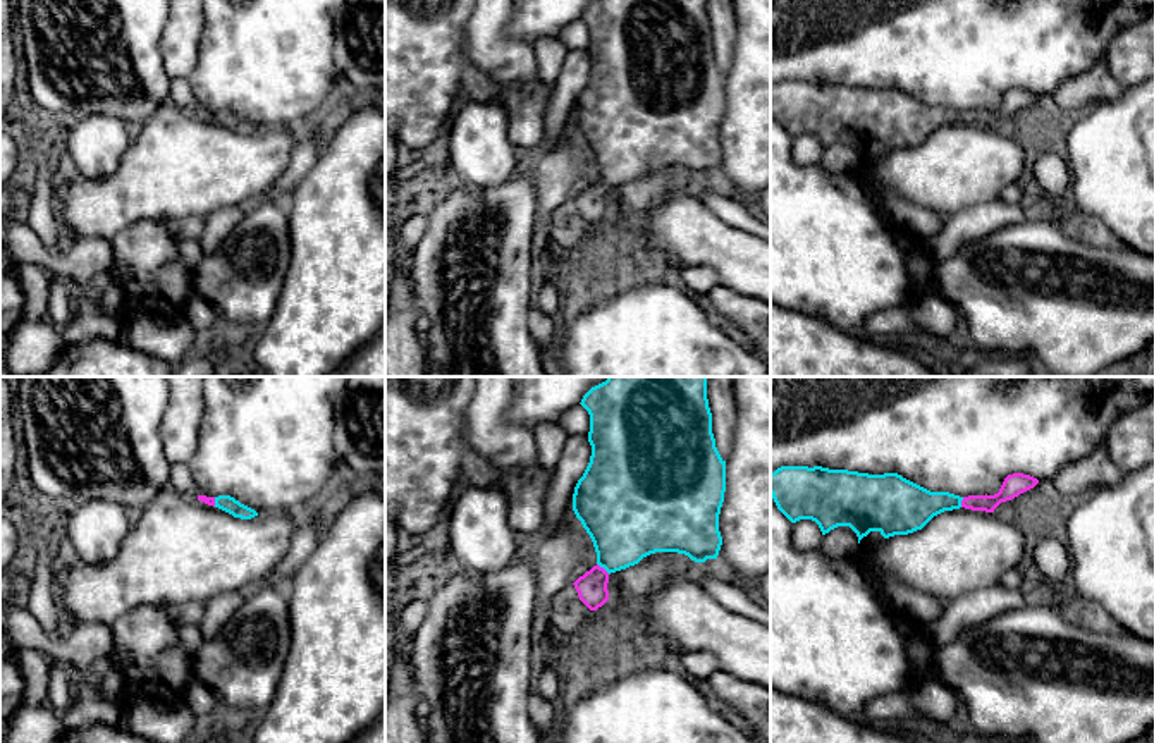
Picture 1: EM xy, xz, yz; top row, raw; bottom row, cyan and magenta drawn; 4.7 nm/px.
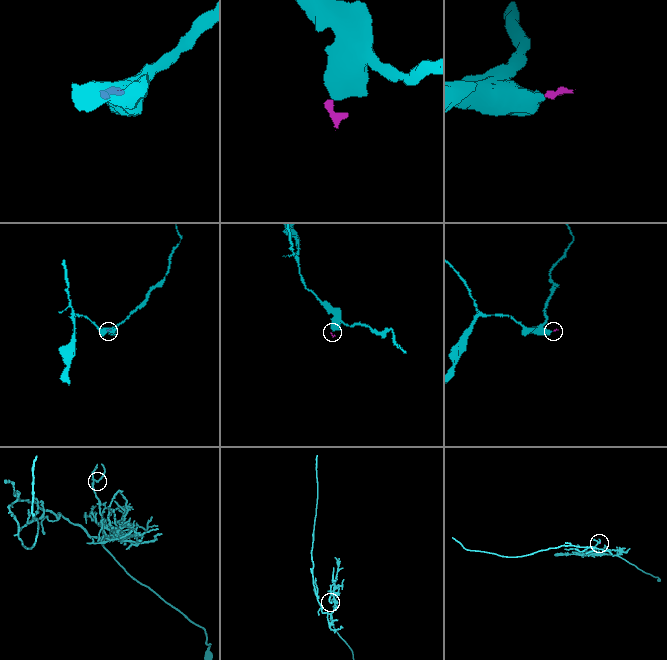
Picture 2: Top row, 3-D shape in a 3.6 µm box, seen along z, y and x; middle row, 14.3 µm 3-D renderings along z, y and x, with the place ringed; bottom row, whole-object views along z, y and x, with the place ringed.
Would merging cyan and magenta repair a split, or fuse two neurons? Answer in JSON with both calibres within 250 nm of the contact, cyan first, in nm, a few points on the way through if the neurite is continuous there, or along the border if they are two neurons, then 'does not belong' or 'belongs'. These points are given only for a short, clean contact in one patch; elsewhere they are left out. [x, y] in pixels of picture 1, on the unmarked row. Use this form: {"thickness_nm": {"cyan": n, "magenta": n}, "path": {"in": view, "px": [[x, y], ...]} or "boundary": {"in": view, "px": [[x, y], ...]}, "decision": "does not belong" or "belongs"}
{"thickness_nm": {"cyan": 380, "magenta": 140}, "path": {"in": "xz", "px": [[626, 135], [604, 183], [592, 202]]}, "decision": "belongs"}

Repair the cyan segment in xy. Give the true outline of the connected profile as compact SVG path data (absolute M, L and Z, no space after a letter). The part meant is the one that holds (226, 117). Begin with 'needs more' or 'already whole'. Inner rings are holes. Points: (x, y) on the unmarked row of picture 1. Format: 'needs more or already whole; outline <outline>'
needs more; outline M198 110L198 115L218 122L229 129L232 129L234 132L241 132L241 134L251 134L255 131L258 131L258 127L244 119L241 119L239 115L236 115L230 110L218 110L218 112L206 112L206 110Z

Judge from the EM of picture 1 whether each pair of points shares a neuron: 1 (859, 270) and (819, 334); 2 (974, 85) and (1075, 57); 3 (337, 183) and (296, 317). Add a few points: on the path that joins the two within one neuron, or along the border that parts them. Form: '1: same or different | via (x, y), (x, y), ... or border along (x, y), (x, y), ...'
1: different | border along (788, 307), (817, 315), (843, 331), (859, 334)
2: same | via (1000, 59), (1049, 57)
3: same | via (337, 215), (337, 276), (329, 284)

